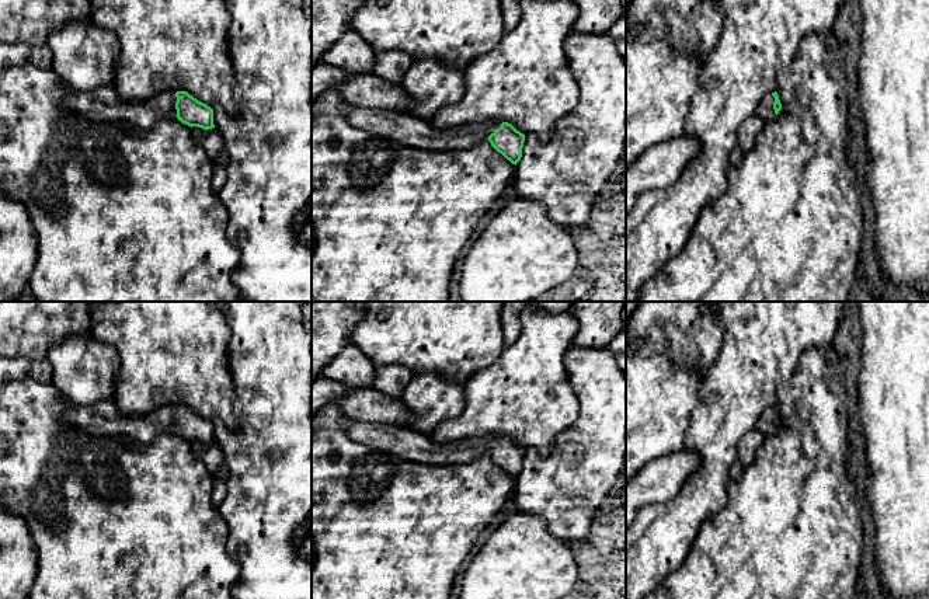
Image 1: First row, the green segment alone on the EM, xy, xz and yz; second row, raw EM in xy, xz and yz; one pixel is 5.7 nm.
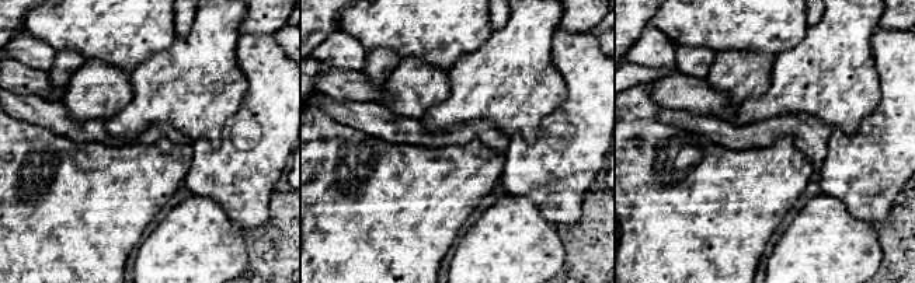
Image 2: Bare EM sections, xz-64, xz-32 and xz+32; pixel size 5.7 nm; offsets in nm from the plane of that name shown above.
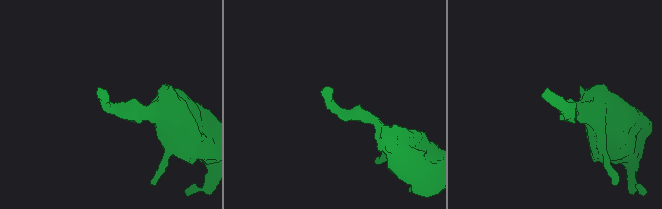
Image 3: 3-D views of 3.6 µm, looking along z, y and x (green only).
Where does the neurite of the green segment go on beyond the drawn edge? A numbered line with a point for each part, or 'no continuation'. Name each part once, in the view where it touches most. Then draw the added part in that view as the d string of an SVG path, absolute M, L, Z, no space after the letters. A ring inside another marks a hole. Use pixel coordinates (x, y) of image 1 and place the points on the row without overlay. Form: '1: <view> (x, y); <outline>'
1: xy (104, 418); M111 398L88 407L69 404L60 422L93 435L126 436L140 445L149 445L161 433L177 432L175 417L175 405L163 401L149 414L123 415Z

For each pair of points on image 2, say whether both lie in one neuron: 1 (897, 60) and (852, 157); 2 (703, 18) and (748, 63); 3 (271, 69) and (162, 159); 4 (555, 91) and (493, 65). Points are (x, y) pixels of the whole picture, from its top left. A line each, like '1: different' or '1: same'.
1: same
2: different
3: different
4: same

